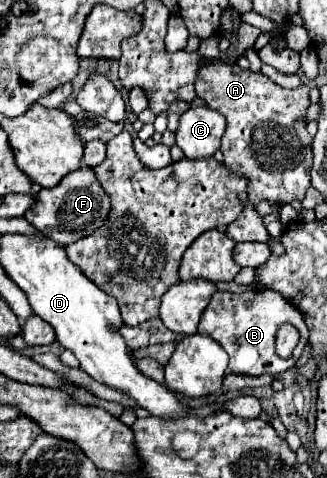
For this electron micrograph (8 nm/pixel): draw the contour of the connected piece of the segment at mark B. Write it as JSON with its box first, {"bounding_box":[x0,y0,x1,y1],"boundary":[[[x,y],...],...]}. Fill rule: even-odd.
{"bounding_box":[199,289,309,375],"boundary":[[[247,289],[241,295],[229,291],[225,293],[217,291],[201,315],[199,333],[213,337],[227,351],[229,373],[243,373],[243,375],[277,375],[295,367],[309,339],[309,329],[301,313],[271,289]],[[281,323],[291,323],[301,333],[299,345],[295,347],[295,353],[289,359],[281,359],[275,355],[275,333]]]}

